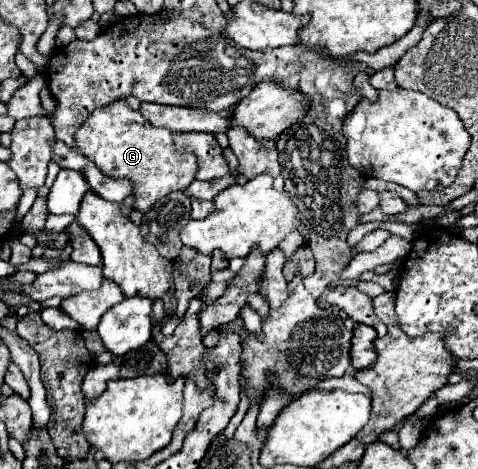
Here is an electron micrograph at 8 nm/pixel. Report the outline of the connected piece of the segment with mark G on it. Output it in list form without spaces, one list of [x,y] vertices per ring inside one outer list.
[[[122,99],[96,109],[76,131],[72,149],[92,159],[92,163],[96,163],[96,167],[106,177],[128,179],[136,199],[134,209],[140,213],[146,213],[164,195],[188,187],[198,171],[194,155],[180,155],[172,147],[172,131],[164,127],[152,127]]]

